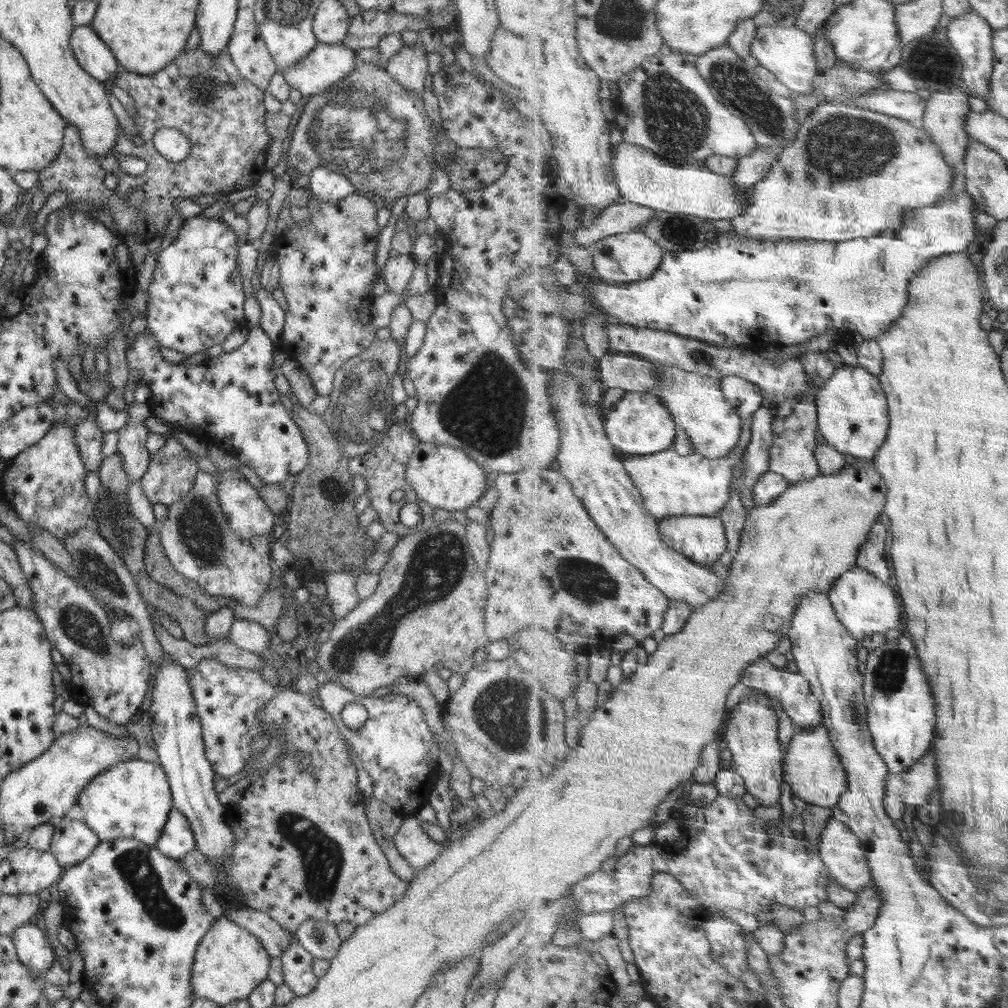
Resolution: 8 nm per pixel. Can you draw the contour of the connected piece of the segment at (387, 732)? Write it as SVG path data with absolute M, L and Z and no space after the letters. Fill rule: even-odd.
M328 681L318 686L315 700L326 712L332 715L336 727L346 737L352 752L362 760L362 768L372 777L374 799L388 804L403 817L415 816L425 805L429 804L429 795L440 776L438 764L439 747L430 726L423 718L422 709L413 699L396 693L380 694L377 698L372 695L358 696L358 694L354 694L347 688L340 686L337 682ZM350 702L362 704L368 711L368 720L366 720L366 724L362 728L348 728L348 726L344 726L344 722L340 718L340 713L344 710L344 706L350 704Z

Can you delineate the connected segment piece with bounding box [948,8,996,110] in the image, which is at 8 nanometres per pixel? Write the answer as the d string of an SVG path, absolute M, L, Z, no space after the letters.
M972 8L968 14L953 18L948 26L948 36L951 44L956 48L963 62L963 78L968 90L983 99L990 109L992 96L992 76L995 72L996 55L994 48L995 28L984 16Z

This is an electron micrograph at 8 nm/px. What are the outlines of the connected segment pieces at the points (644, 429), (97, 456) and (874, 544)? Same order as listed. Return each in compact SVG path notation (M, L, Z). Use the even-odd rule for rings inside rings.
M628 391L616 410L604 414L608 437L625 456L653 455L675 447L678 434L674 413L656 392Z
M84 419L73 427L74 441L80 452L87 474L94 470L99 470L102 464L102 441L103 433L100 427L90 420Z
M878 523L872 528L868 542L861 548L858 565L862 568L870 569L876 577L886 582L894 576L892 574L892 564L888 562L888 543L892 540L890 528Z

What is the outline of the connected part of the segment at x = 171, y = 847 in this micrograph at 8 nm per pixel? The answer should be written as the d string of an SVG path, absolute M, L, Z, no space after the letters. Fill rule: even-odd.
M173 808L155 848L160 854L173 860L181 860L188 852L197 849L194 833L182 812Z

